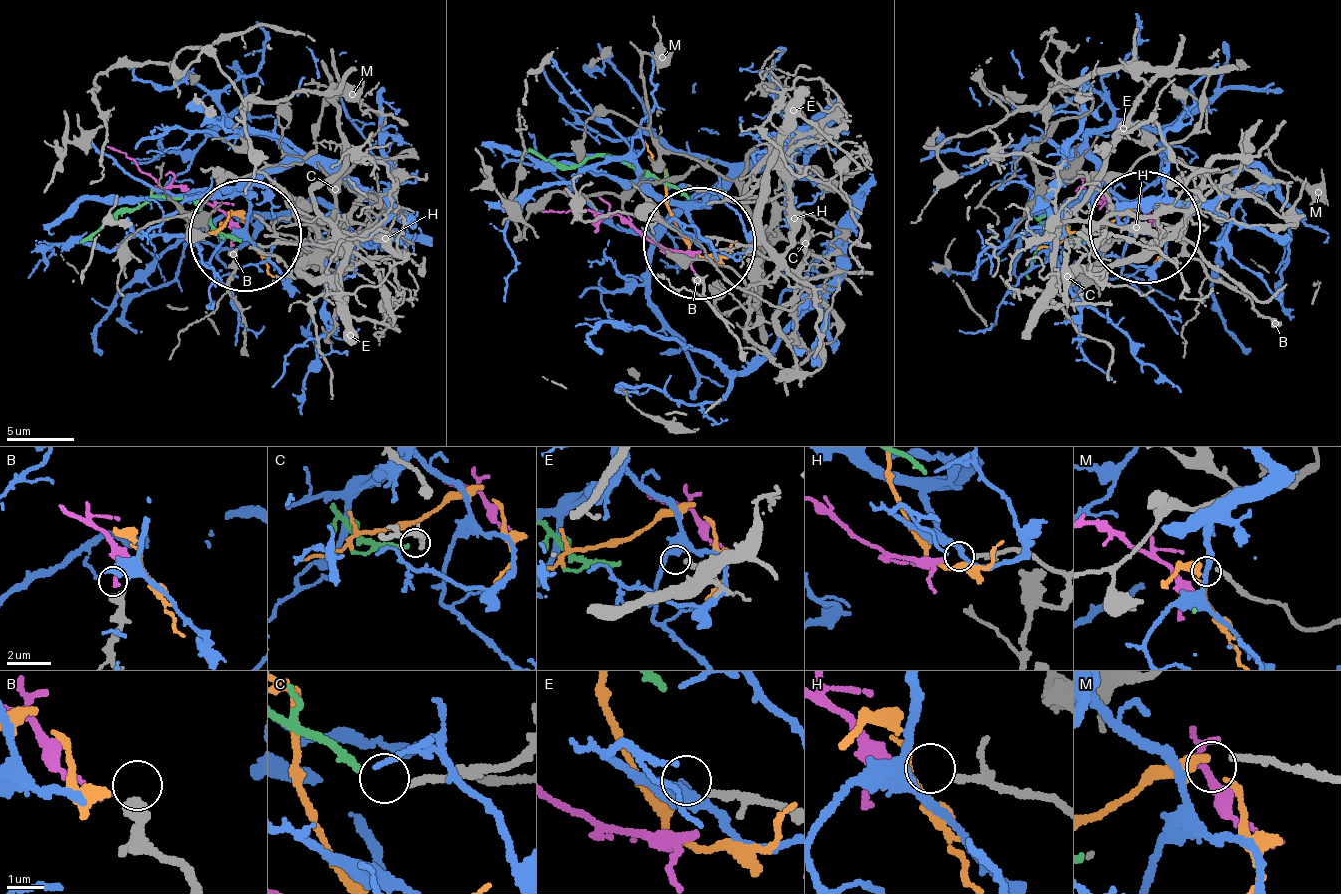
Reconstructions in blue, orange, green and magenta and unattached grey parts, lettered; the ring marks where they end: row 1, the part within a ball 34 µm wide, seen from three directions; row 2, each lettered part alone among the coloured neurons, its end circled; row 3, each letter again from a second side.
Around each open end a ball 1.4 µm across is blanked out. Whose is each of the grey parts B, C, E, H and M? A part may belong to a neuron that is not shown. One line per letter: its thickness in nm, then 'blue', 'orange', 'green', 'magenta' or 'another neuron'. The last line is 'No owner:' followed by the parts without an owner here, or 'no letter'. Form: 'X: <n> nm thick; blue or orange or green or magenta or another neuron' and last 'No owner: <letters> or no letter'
B: 400 nm thick; another neuron
C: 180 nm thick; green
E: 150 nm thick; another neuron
H: 140 nm thick; magenta
M: 160 nm thick; another neuron
No owner: B, E, M

